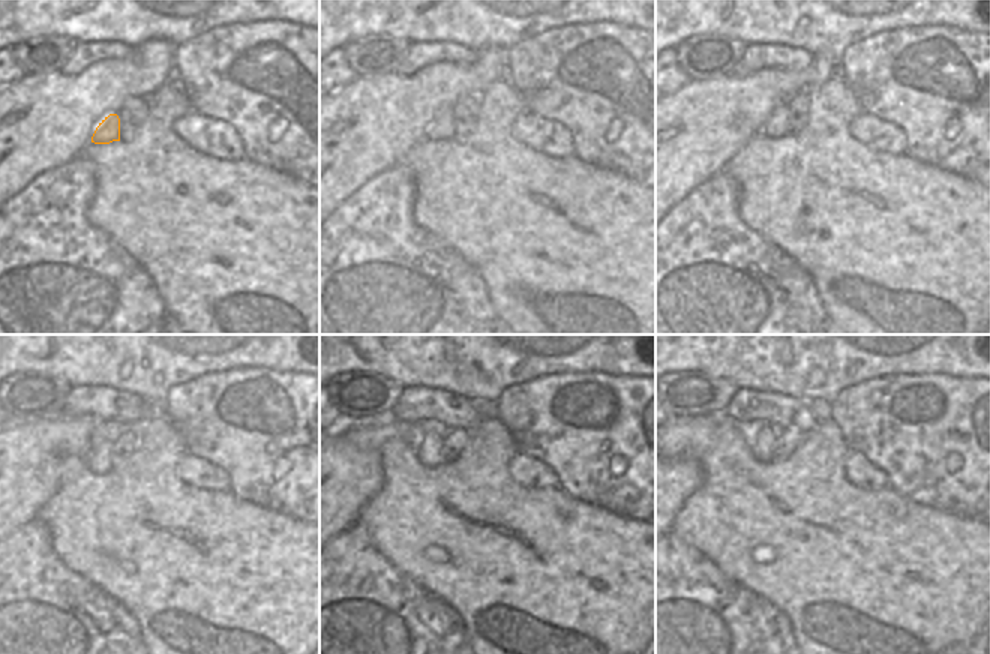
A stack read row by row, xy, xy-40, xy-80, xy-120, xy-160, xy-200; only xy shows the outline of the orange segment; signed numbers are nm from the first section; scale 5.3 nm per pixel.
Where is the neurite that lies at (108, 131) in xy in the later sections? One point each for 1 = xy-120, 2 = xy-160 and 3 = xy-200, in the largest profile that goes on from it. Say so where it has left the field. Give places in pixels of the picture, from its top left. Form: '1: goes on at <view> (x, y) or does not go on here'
1: goes on at xy-120 (99, 456)
2: goes on at xy-160 (429, 444)
3: goes on at xy-200 (762, 437)

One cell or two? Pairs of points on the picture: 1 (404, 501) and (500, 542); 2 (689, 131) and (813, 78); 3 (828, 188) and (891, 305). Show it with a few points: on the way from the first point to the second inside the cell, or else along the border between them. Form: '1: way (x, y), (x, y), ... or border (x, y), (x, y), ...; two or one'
1: way (428, 522), (465, 531), (476, 539); one
2: way (720, 116), (749, 102), (764, 90), (782, 84); one
3: way (854, 216), (885, 248), (885, 276); one

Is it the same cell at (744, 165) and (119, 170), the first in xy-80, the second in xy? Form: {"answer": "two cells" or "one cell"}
{"answer": "one cell"}

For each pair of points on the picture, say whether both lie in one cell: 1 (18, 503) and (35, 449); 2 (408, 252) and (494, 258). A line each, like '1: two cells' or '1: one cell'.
1: one cell
2: two cells

